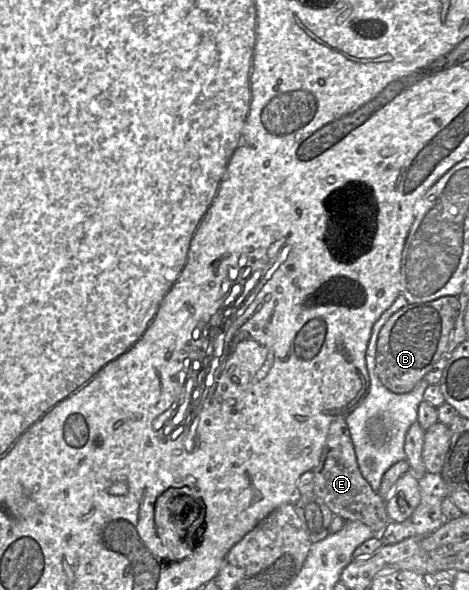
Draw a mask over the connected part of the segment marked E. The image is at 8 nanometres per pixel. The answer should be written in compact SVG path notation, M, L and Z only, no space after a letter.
M340 416L331 423L319 462L312 472L313 492L324 501L333 514L342 517L345 521L362 522L375 535L379 535L384 530L390 521L386 501L371 488L360 472L345 417Z

